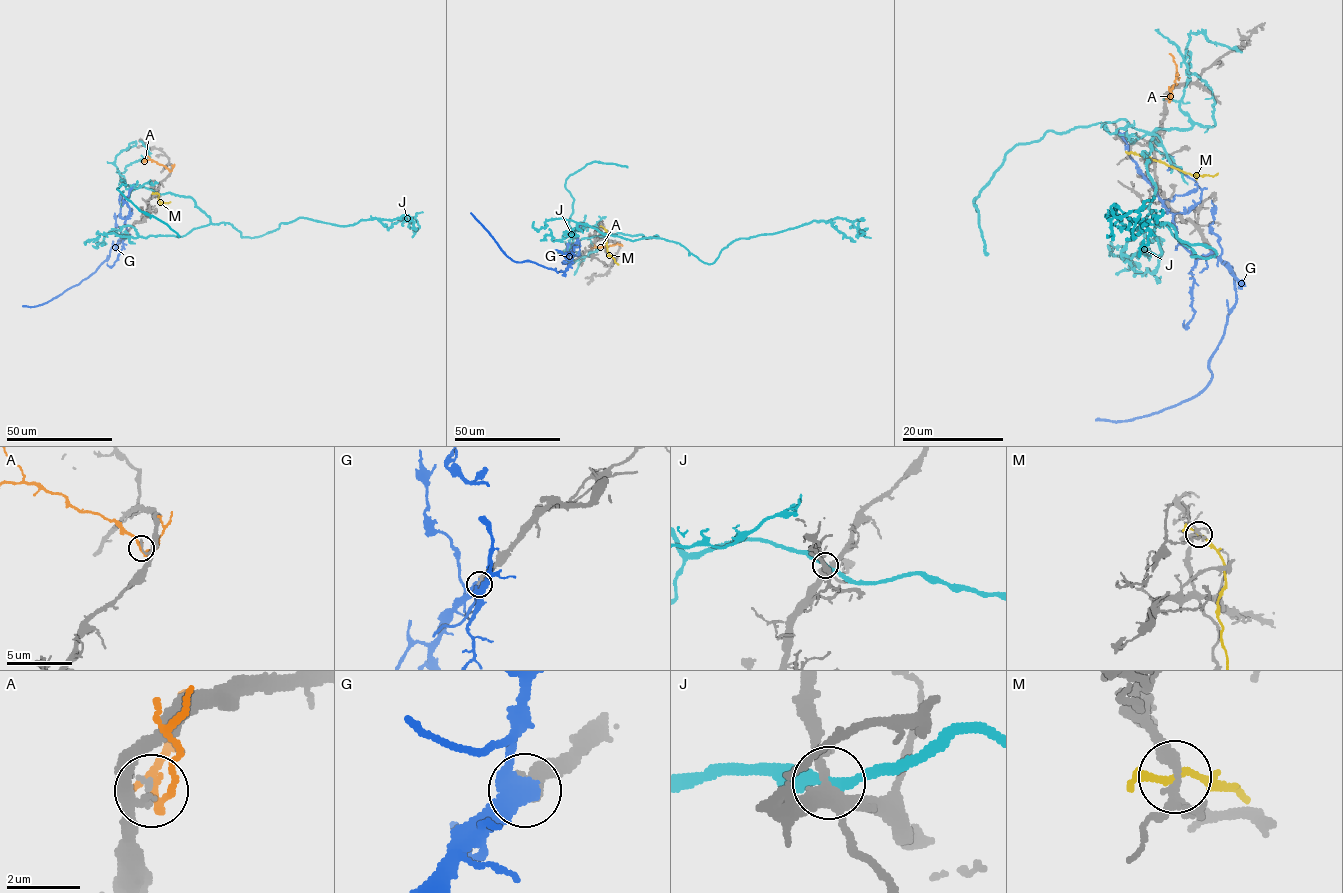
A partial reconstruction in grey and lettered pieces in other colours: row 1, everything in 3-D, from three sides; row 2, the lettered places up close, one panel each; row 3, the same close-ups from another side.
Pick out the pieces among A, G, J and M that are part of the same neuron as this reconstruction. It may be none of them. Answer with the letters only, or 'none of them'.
G

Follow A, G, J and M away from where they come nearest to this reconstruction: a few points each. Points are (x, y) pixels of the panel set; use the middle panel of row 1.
A: (617, 243), (599, 247), (594, 244)
G: (572, 262), (564, 271), (557, 272), (533, 262), (515, 262), (470, 213)
J: (602, 236), (657, 236), (709, 264), (731, 242), (812, 221), (842, 218), (851, 221), (857, 236), (860, 231)
M: (603, 227), (607, 234), (607, 252), (618, 265)

